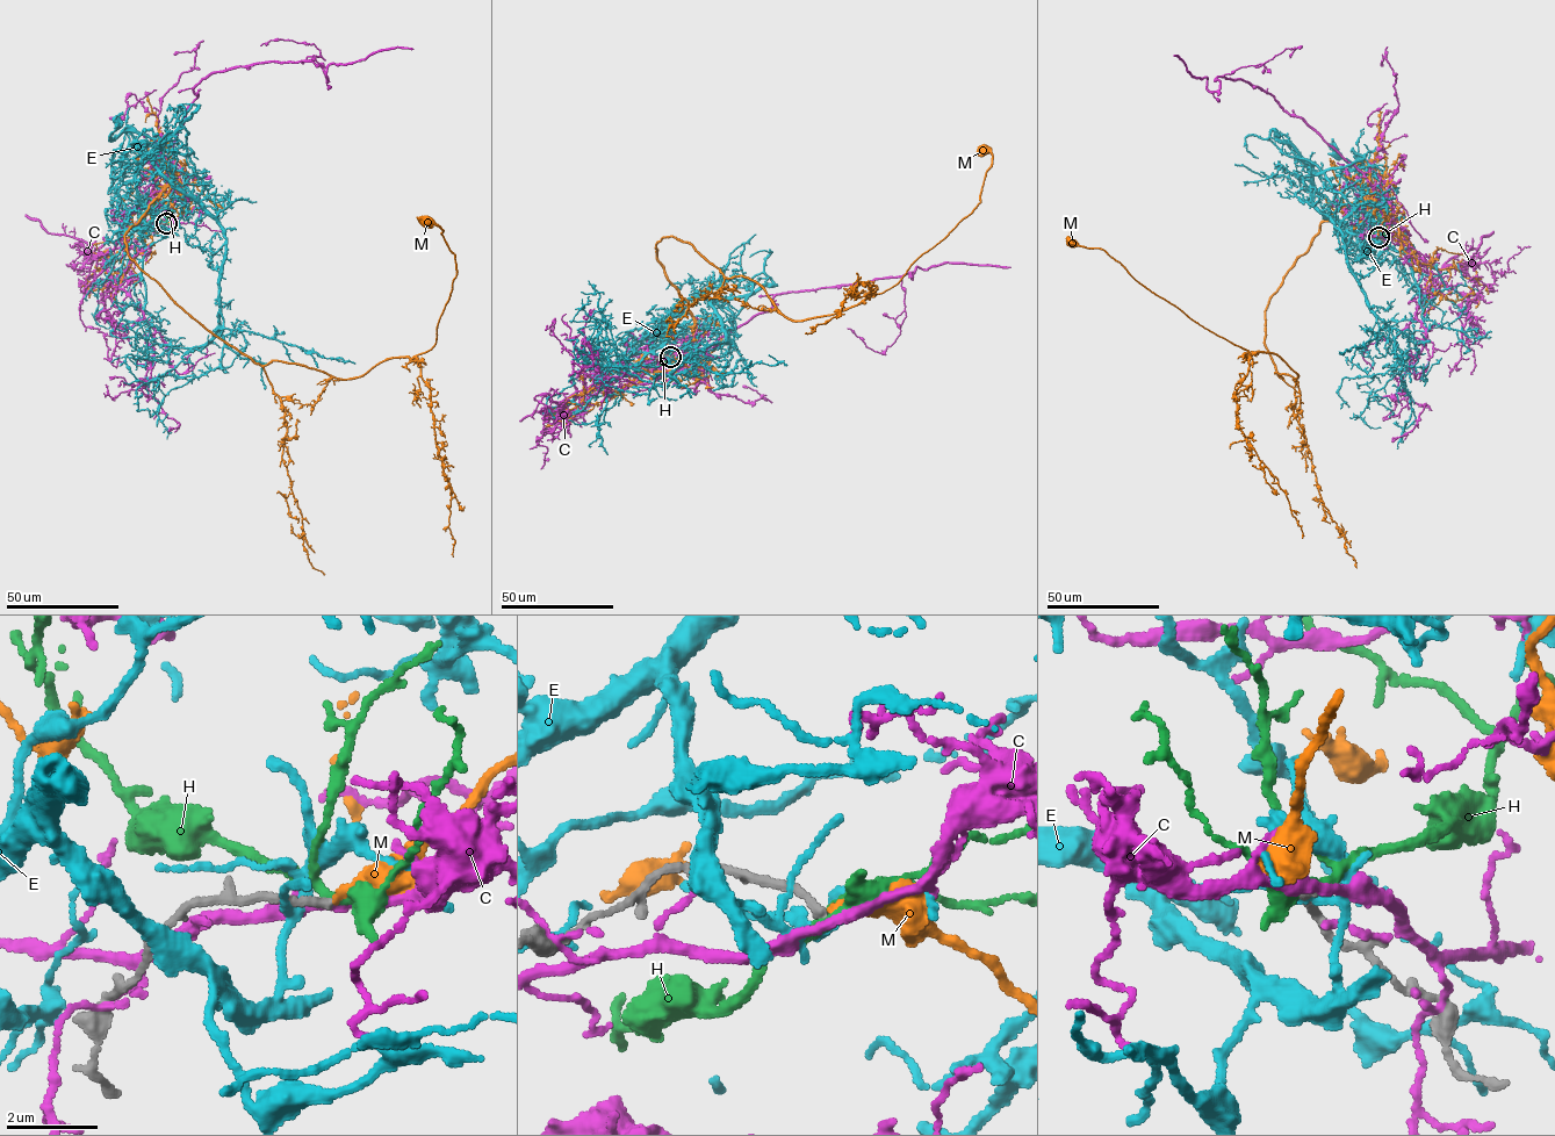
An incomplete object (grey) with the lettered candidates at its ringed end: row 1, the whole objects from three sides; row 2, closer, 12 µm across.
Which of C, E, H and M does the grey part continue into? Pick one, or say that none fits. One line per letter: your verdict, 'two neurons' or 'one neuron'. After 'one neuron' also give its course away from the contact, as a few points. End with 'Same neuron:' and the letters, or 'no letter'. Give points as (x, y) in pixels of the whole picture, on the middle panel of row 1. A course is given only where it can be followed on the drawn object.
C: two neurons
E: two neurons
H: two neurons
M: one neuron; it runs (671, 357), (692, 372), (666, 236), (787, 318), (837, 313), (972, 213), (985, 151)
Same neuron: M

